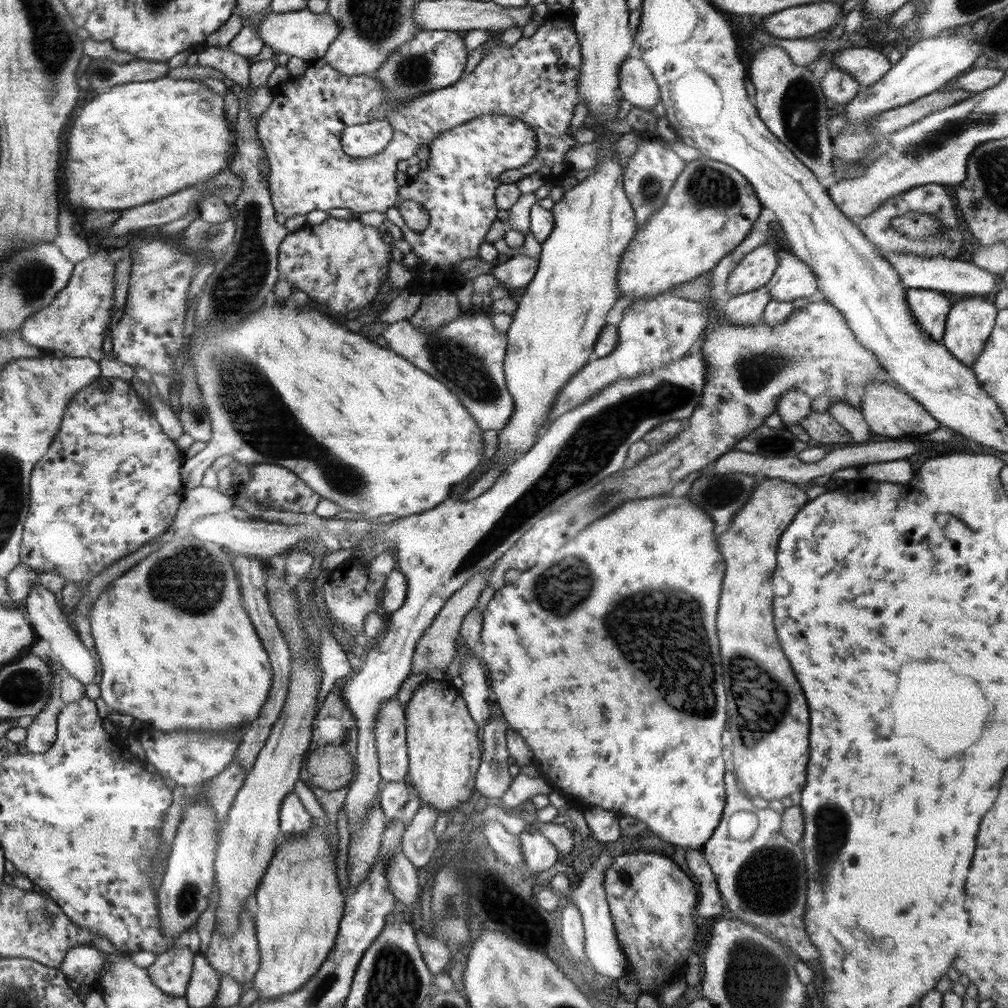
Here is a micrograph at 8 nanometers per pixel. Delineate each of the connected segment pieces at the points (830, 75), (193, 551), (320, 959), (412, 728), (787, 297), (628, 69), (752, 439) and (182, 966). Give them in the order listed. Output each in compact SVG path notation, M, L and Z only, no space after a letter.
M832 66L821 82L821 90L830 105L844 107L858 94L860 84L845 71Z
M179 537L173 542L164 543L164 546L160 546L160 550L152 552L140 564L132 566L120 578L110 582L108 588L98 596L89 613L91 635L95 642L98 664L101 667L100 678L97 680L100 692L102 692L100 698L104 699L111 710L110 712L129 714L132 718L151 723L154 728L164 733L168 733L170 730L176 732L195 730L221 733L222 731L233 731L248 726L258 716L260 709L268 699L270 688L272 688L273 672L269 656L262 646L262 641L258 638L258 633L242 606L240 584L236 580L236 572L234 572L230 560L226 558L226 554L220 550L218 544L202 542L202 540L196 540L196 538L194 540L185 538L180 540Z
M316 824L306 836L285 838L275 849L255 892L260 964L252 989L259 992L258 999L268 1001L297 991L318 972L332 950L346 897L336 875L336 856Z
M426 678L405 708L409 769L406 779L418 790L421 803L445 813L459 807L475 790L481 763L478 728L467 704L453 684Z
M780 246L777 250L778 266L773 277L765 284L770 298L780 302L791 302L796 298L816 298L817 276L813 270L790 248Z
M628 57L620 69L620 91L624 101L634 107L653 111L660 100L660 92L651 71L641 58Z
M766 424L755 428L734 445L734 450L759 454L766 458L798 456L808 443L800 441L788 428L773 429Z
M184 940L157 955L156 960L146 968L147 973L152 982L166 994L185 997L195 955Z

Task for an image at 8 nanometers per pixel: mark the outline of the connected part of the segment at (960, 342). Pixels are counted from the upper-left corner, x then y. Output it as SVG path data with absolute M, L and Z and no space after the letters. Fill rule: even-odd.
M975 295L952 304L947 316L945 333L941 343L965 367L972 366L978 356L980 356L980 353L982 353L984 344L993 331L997 312L997 306L992 301L986 299L985 296L980 295Z

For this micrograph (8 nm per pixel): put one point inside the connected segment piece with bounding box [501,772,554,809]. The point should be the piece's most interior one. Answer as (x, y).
(523, 787)

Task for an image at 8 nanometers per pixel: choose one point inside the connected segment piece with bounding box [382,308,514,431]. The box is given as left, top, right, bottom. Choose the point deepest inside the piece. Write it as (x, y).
(467, 355)

